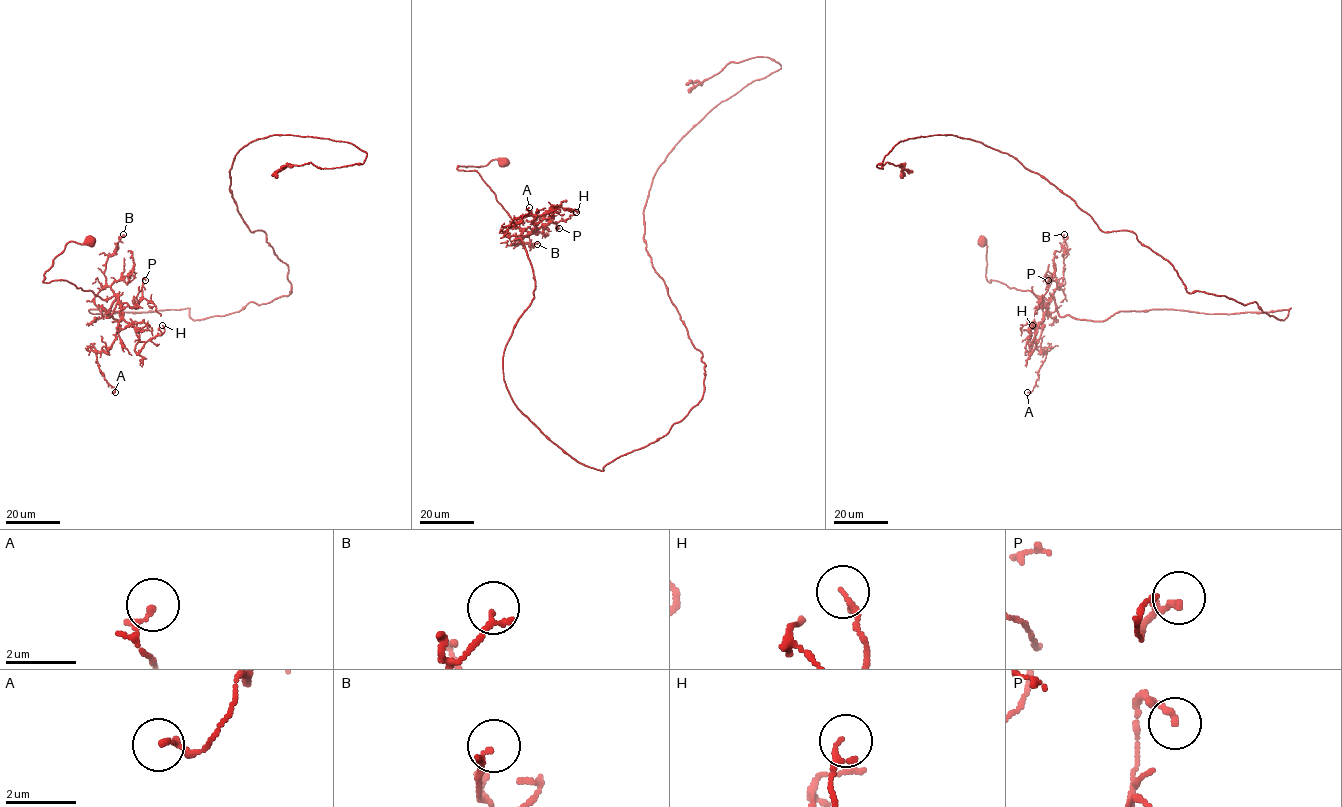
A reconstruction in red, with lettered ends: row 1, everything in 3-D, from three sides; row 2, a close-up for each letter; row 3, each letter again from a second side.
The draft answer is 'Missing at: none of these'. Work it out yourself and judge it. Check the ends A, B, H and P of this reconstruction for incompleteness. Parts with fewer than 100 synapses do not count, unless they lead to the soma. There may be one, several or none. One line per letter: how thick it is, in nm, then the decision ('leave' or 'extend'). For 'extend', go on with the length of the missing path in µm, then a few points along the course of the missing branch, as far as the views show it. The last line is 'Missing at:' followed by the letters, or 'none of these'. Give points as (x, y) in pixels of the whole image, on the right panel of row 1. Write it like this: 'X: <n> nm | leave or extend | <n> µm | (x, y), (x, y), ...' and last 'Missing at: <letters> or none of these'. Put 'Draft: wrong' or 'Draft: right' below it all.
A: 150 nm | leave
B: 150 nm | leave
H: 110 nm | leave
P: 190 nm | leave
Missing at: none of these
Draft: right

